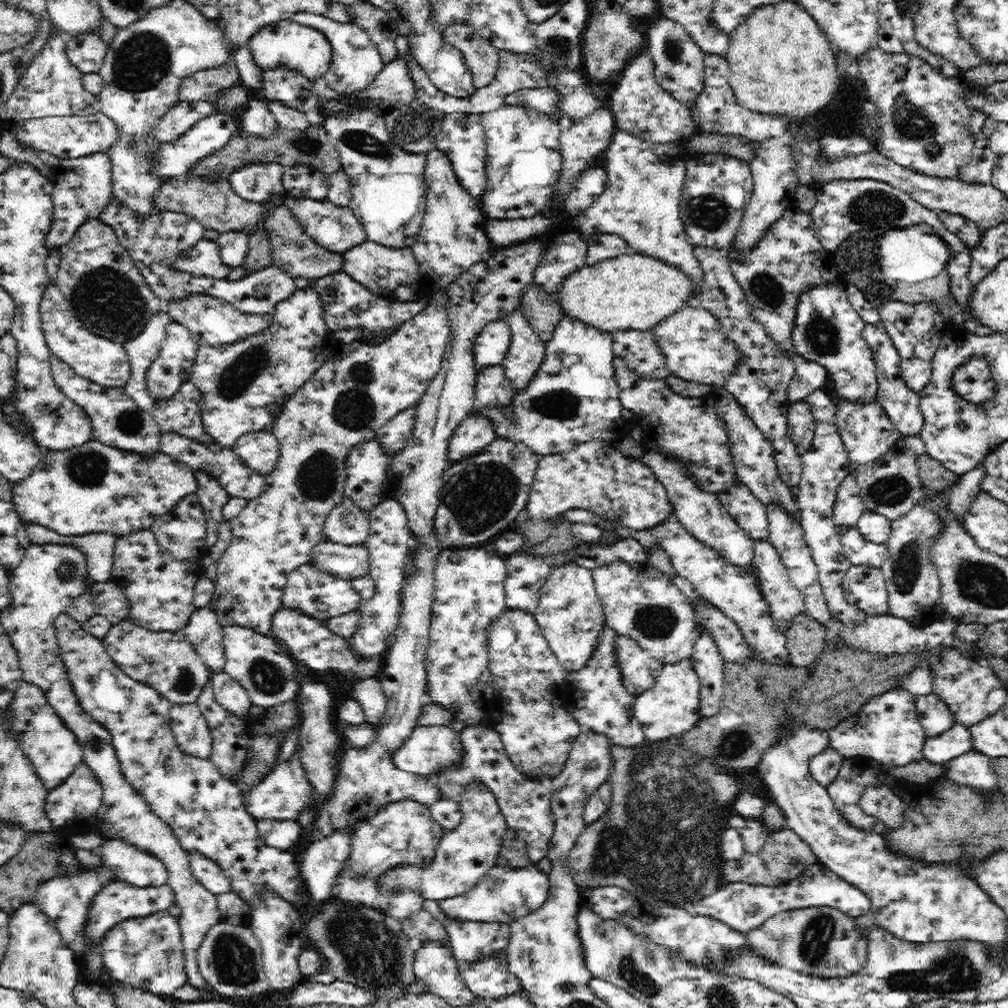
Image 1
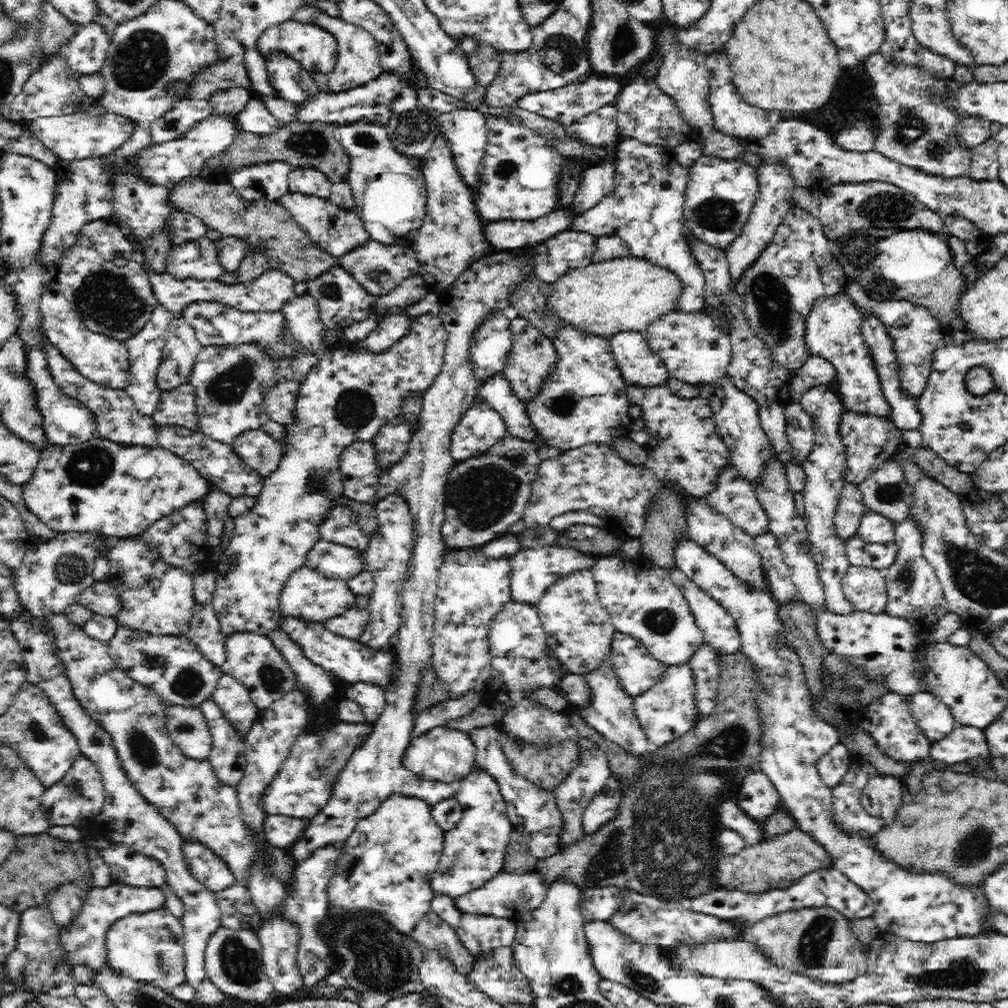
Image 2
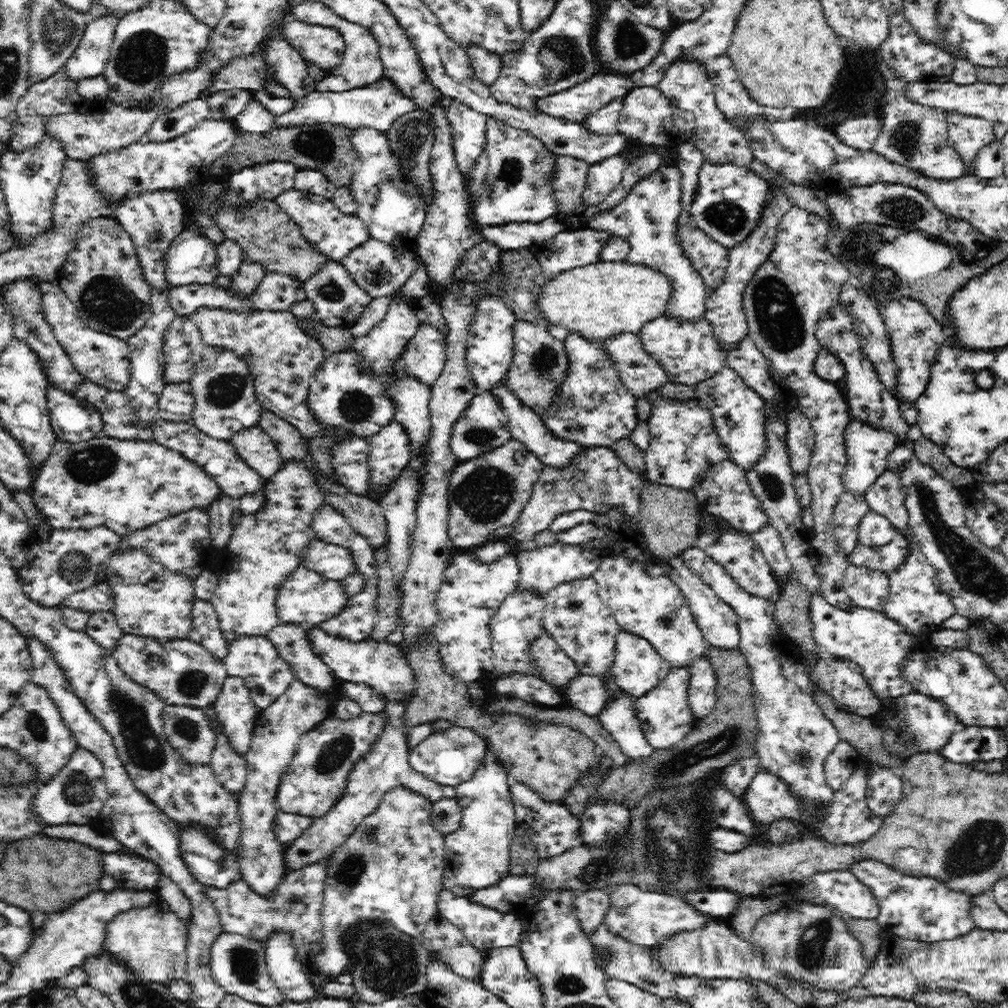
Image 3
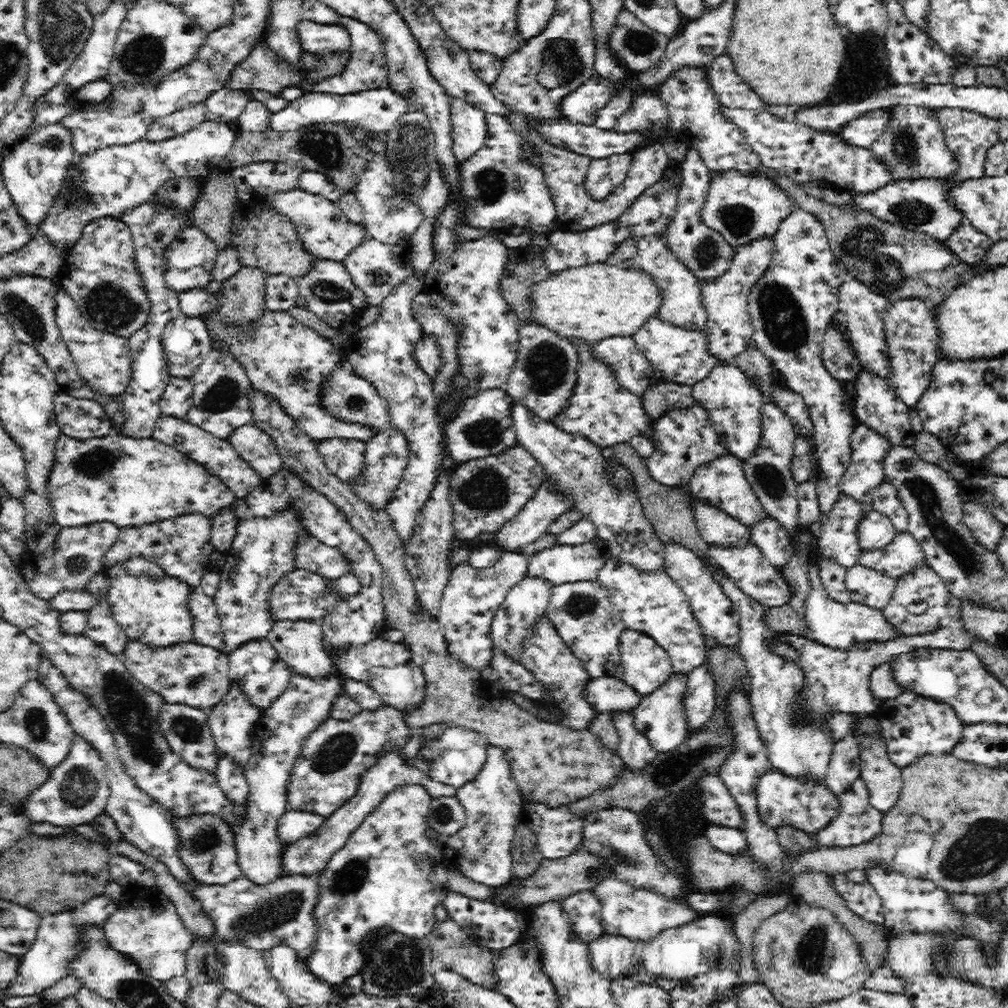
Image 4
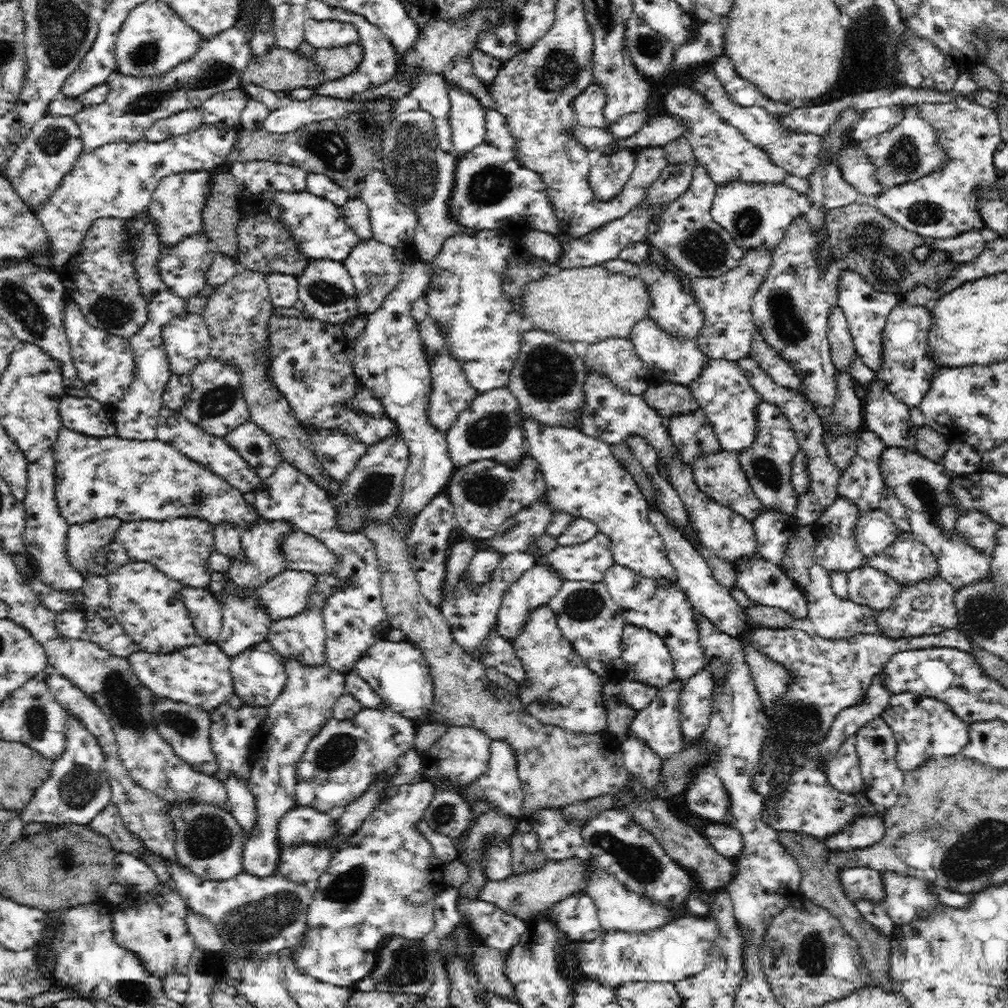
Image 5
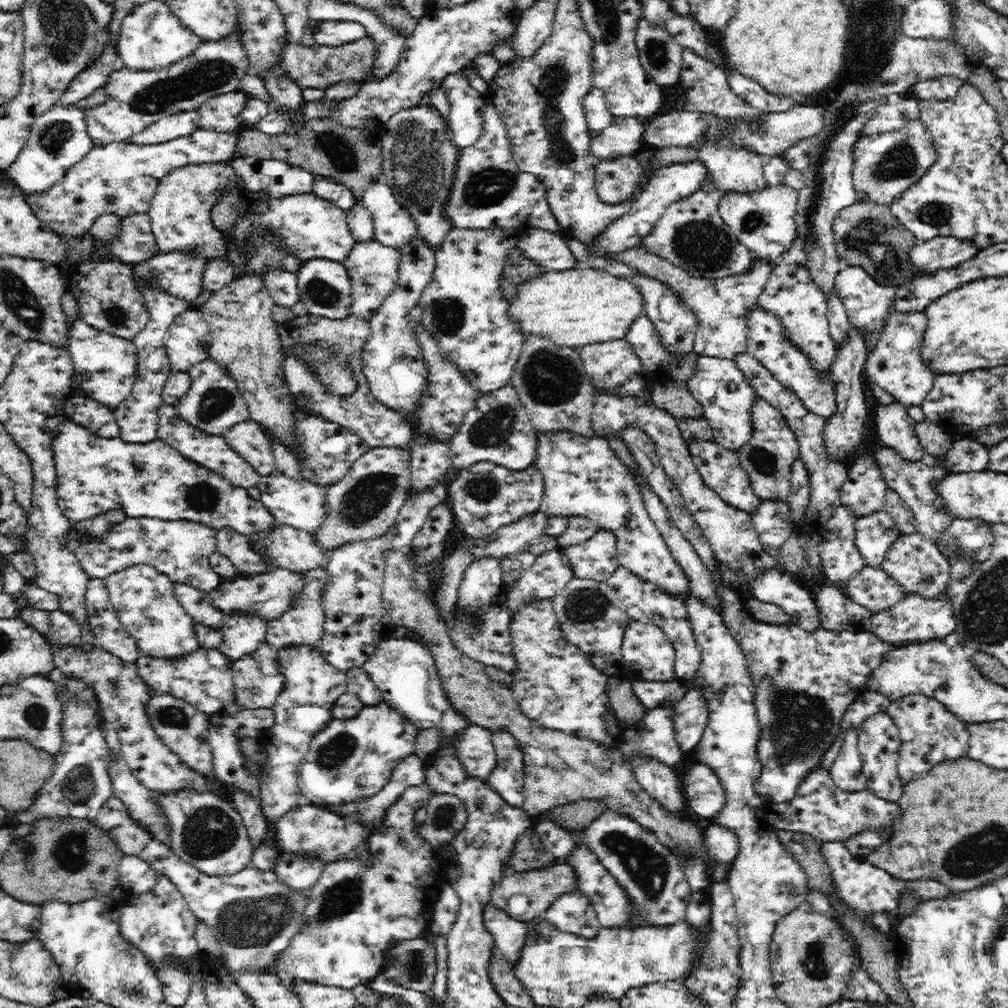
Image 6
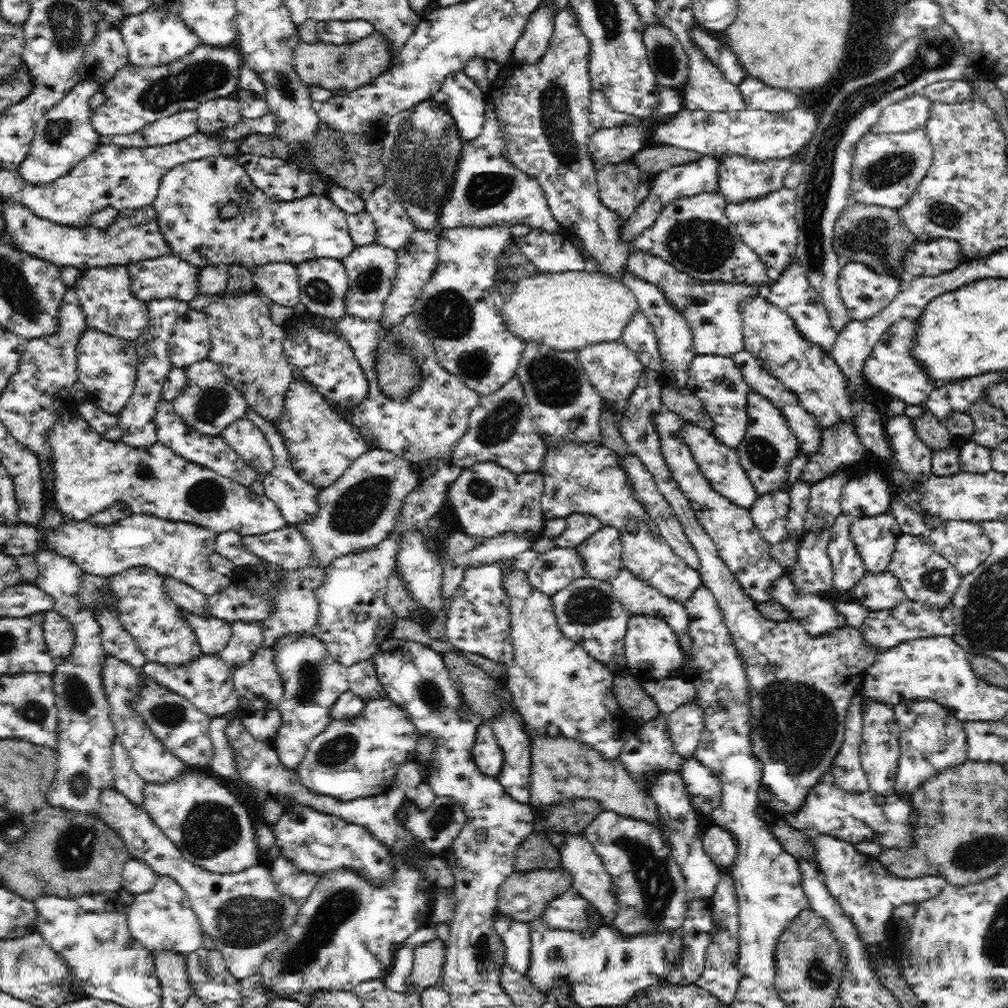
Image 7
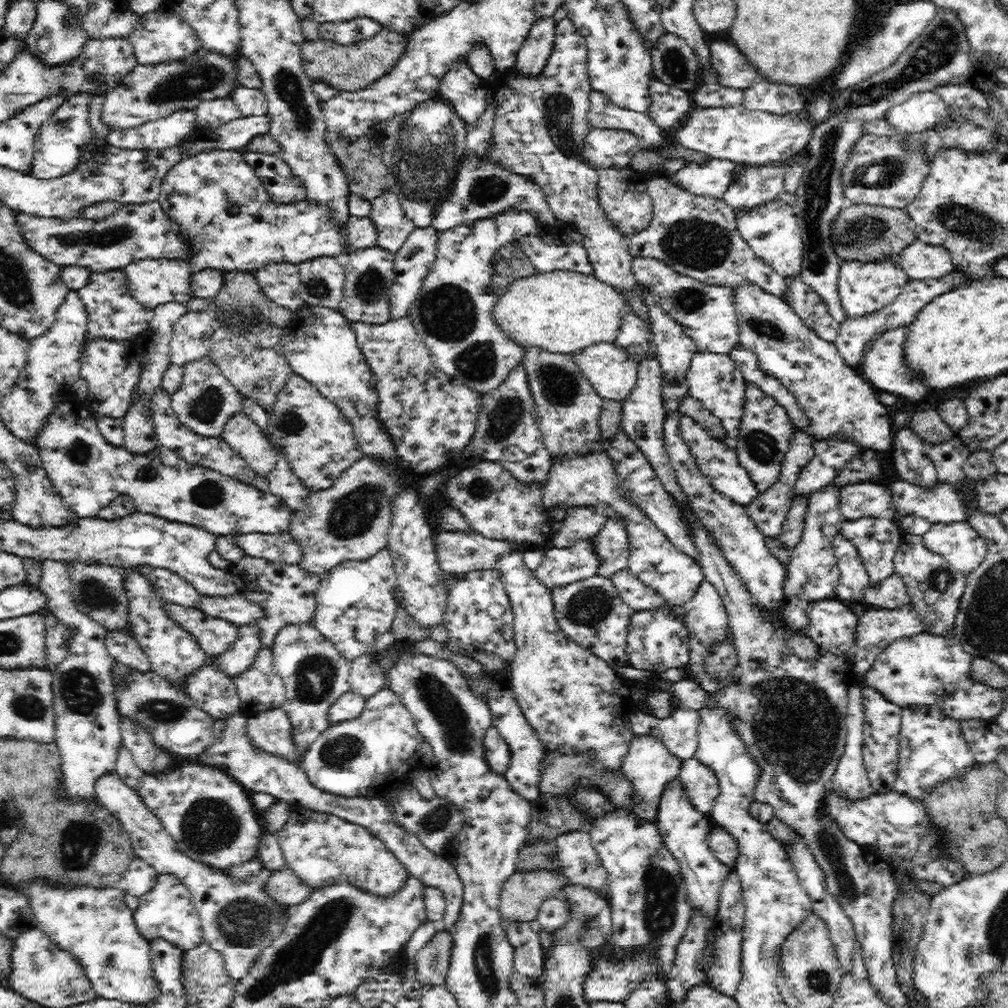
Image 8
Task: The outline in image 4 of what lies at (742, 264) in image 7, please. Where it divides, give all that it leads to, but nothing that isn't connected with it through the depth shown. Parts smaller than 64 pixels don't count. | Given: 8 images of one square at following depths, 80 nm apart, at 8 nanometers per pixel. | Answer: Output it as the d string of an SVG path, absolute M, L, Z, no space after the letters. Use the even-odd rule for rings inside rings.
M690 147L686 160L682 161L679 166L682 178L678 188L678 198L676 198L678 206L662 238L667 242L678 261L686 263L686 267L694 273L694 276L699 279L716 279L728 270L736 248L730 246L720 233L708 228L702 222L700 211L708 192L710 170L703 164L699 153Z

